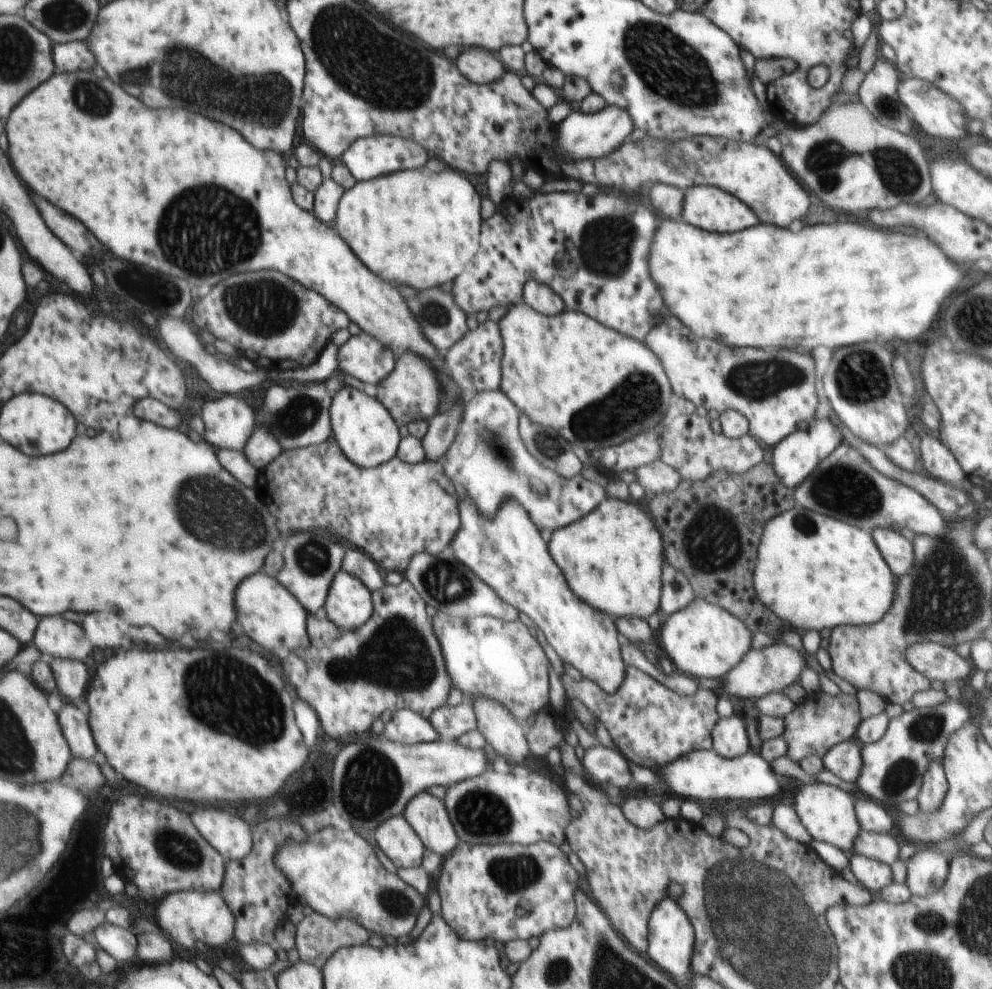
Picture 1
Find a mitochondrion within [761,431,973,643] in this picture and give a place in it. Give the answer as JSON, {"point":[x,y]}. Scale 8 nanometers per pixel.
{"point":[844,490]}

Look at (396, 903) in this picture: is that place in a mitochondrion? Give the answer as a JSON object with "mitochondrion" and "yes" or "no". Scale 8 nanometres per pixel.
{"mitochondrion":"yes"}

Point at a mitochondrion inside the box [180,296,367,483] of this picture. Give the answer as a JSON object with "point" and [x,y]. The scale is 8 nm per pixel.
{"point":[289,422]}

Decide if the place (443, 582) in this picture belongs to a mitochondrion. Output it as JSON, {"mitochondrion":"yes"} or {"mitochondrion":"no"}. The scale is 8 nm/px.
{"mitochondrion":"yes"}

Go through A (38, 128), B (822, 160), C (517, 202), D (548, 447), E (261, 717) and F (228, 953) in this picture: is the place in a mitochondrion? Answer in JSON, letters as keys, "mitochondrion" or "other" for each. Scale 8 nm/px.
{"A":"other","B":"mitochondrion","C":"other","D":"mitochondrion","E":"mitochondrion","F":"other"}

